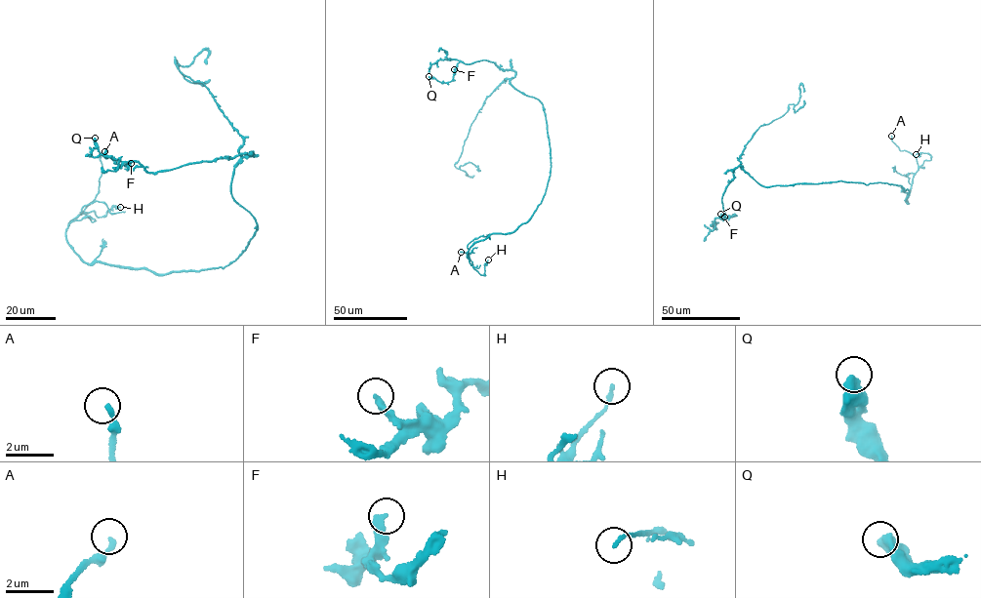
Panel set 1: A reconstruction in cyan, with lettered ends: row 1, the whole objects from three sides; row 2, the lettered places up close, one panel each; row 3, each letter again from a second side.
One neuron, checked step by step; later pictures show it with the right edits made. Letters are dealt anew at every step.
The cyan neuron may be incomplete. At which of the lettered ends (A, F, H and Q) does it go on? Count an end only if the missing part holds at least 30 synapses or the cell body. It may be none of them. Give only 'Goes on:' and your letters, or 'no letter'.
Goes on: A

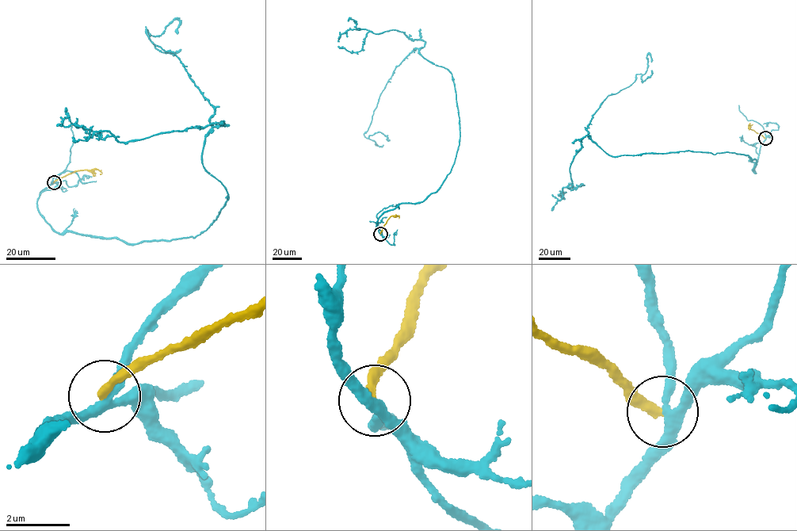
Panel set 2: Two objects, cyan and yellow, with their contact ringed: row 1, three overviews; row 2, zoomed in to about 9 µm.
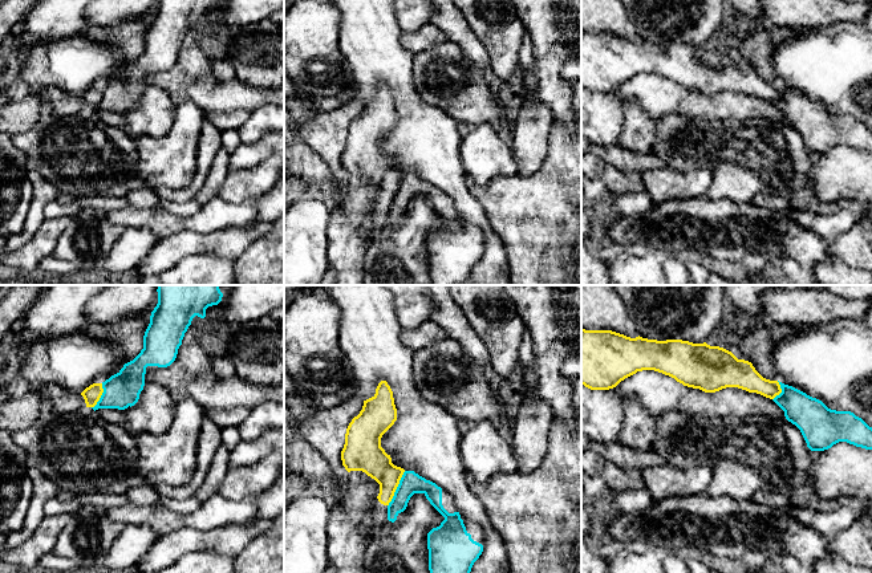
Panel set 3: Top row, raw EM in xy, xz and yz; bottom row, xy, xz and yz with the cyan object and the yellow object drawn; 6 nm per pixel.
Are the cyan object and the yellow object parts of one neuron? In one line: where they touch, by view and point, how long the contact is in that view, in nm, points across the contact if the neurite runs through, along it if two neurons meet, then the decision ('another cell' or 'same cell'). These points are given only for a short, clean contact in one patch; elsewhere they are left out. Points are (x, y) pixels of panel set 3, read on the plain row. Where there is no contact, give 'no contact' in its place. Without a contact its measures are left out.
xz (397, 191) | 240 nm | along xz (405, 174), (388, 208) | another cell

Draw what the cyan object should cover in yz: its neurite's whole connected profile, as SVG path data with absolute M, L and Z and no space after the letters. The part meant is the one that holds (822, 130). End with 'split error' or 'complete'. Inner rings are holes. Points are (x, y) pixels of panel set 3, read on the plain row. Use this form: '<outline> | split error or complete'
M779 85L782 96L772 103L795 127L811 154L824 154L839 145L872 153L872 130L851 114L828 111L822 103Z | complete

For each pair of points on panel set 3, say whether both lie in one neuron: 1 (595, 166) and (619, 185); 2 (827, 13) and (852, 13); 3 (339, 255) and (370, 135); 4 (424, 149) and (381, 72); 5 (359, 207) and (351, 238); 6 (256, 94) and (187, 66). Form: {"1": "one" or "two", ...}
{"1": "one", "2": "one", "3": "one", "4": "one", "5": "one", "6": "one"}

